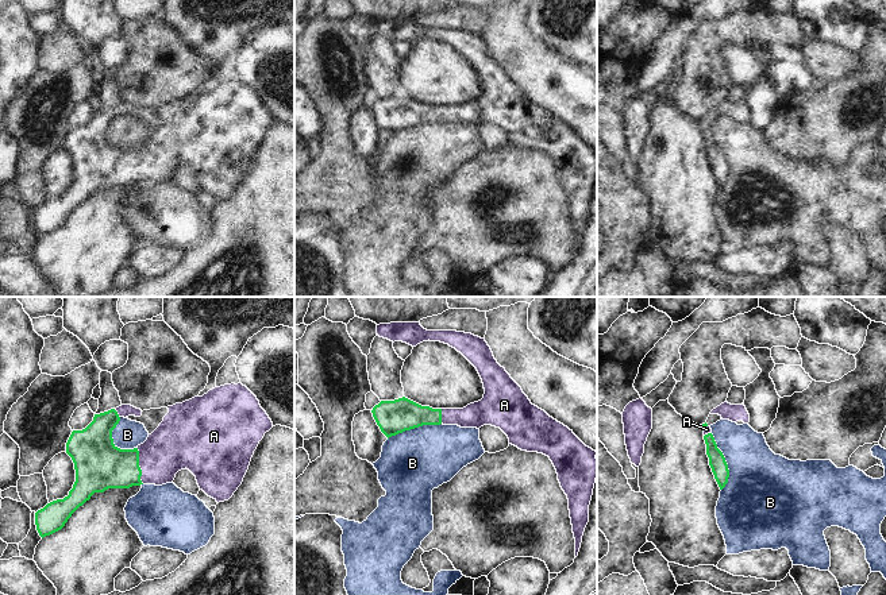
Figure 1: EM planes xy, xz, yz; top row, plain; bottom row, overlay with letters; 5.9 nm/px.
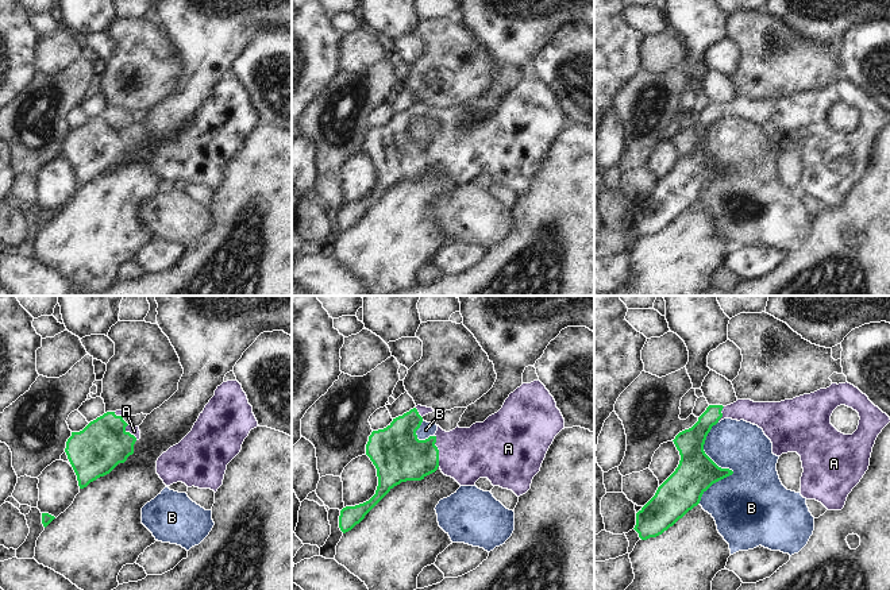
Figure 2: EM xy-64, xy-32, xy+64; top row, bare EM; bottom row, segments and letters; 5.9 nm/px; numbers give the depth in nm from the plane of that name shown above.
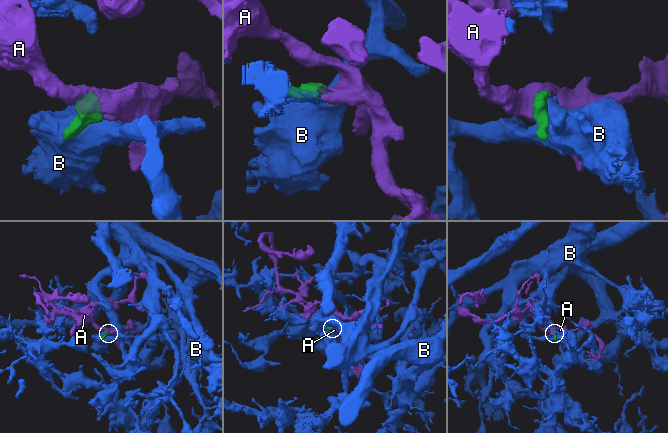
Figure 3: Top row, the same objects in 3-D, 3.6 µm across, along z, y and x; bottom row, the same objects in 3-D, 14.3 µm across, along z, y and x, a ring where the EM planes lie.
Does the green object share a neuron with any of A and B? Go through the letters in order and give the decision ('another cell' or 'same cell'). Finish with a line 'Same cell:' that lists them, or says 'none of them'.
A: same cell
B: another cell
Same cell: A

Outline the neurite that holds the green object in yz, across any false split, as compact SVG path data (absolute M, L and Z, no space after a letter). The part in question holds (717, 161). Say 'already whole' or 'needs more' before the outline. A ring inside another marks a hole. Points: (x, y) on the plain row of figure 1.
needs more | M706 120L700 124L704 128L704 138L706 142L706 152L709 155L709 163L712 166L712 170L720 188L723 188L728 181L729 175L728 162L725 159L723 150L717 146L710 124Z

